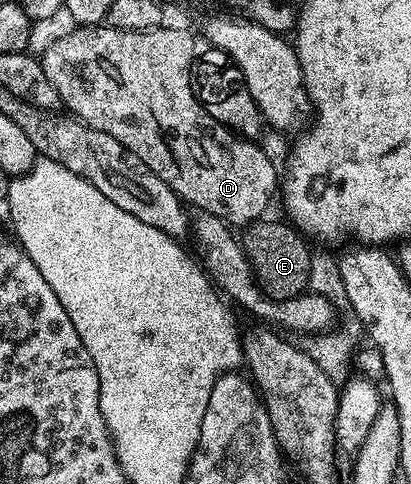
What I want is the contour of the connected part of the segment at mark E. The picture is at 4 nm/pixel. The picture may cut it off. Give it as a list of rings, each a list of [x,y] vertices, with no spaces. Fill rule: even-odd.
[[[259,221],[245,231],[245,234],[247,233],[246,242],[244,238],[246,258],[254,267],[258,284],[264,293],[274,301],[285,304],[290,298],[297,298],[299,294],[303,294],[309,289],[311,247],[303,235],[285,221],[283,221],[284,223],[266,221]]]

